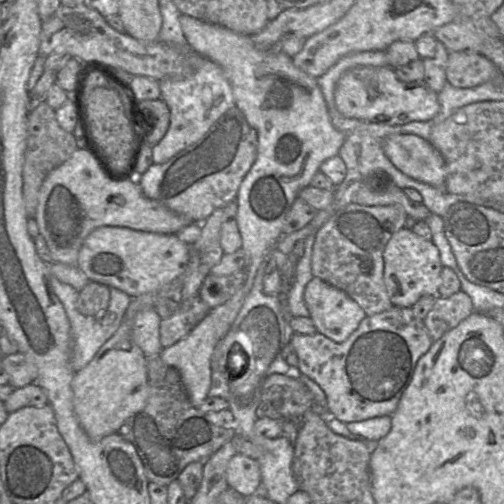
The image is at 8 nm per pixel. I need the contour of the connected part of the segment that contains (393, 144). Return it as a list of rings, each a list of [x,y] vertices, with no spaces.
[[[394,134],[383,140],[382,148],[407,176],[434,187],[445,186],[445,161],[430,141],[414,134]]]

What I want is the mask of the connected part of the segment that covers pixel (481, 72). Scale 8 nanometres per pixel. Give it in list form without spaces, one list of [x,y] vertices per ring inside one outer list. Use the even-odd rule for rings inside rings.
[[[449,52],[446,79],[454,87],[472,88],[496,78],[502,72],[488,58],[473,52]]]

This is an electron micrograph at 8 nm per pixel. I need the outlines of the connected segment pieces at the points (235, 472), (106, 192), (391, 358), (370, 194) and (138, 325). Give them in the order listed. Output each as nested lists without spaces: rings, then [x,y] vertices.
[[[236,454],[227,465],[226,477],[229,487],[243,496],[250,496],[261,483],[260,465],[256,459]]]
[[[85,146],[77,149],[68,160],[47,175],[39,190],[34,219],[53,262],[75,267],[84,240],[96,228],[114,226],[158,234],[176,234],[193,223],[187,216],[147,198],[138,184],[137,173],[119,180],[107,177],[95,156]]]
[[[393,307],[366,316],[358,328],[342,343],[336,343],[316,332],[312,335],[292,333],[289,343],[298,356],[297,371],[316,382],[324,391],[329,415],[344,423],[391,415],[412,380],[418,360],[428,352],[433,341],[424,325],[411,308]]]
[[[376,171],[364,179],[358,192],[353,196],[353,203],[365,206],[400,205],[409,218],[418,221],[424,221],[431,214],[425,205],[407,197],[383,171]]]
[[[143,308],[134,317],[132,337],[147,357],[160,356],[163,350],[159,332],[161,320],[154,308]]]

